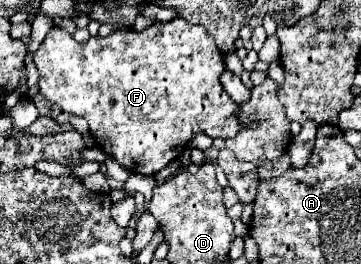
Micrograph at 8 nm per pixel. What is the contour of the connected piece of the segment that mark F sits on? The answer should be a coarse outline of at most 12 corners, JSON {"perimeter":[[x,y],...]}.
{"perimeter":[[181,16],[79,44],[39,90],[135,174],[233,138],[223,54]]}

